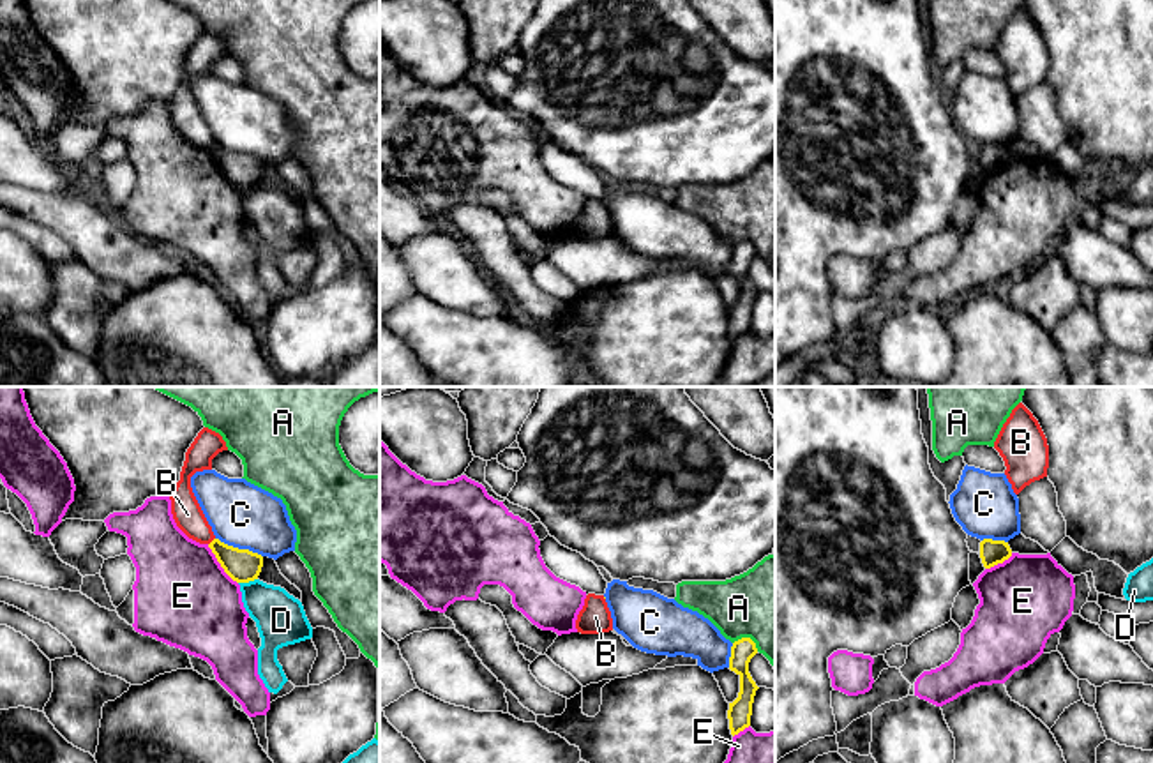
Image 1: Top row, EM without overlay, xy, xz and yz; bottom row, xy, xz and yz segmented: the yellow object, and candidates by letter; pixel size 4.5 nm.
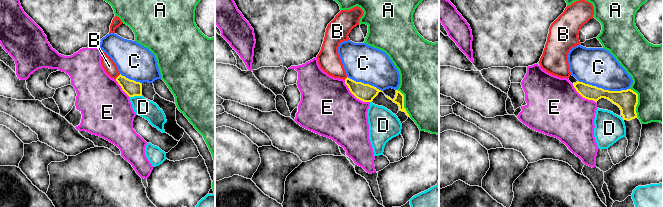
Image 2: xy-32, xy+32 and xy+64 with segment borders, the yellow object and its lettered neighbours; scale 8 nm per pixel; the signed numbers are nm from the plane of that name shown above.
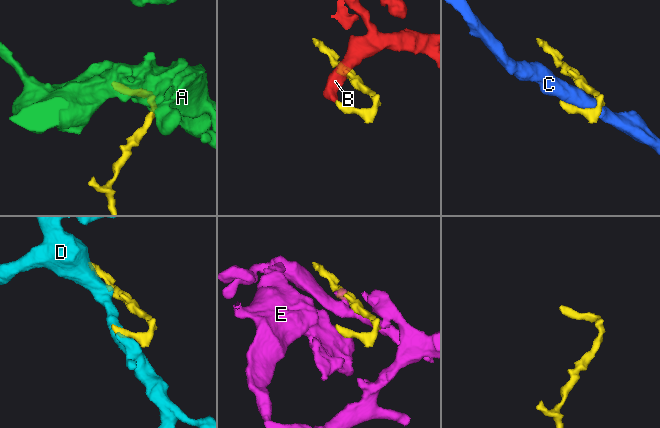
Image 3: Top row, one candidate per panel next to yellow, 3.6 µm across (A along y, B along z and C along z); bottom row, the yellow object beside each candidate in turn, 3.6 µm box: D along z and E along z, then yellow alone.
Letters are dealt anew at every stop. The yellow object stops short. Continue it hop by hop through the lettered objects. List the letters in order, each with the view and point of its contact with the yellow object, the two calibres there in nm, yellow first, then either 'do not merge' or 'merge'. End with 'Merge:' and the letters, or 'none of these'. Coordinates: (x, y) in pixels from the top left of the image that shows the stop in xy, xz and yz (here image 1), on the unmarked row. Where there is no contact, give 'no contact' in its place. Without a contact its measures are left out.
A: xz (747, 242) | 110/380 nm | do not merge
B: xy (212, 145) | 160/140 nm | do not merge
C: xy (237, 152) | 160/300 nm | do not merge
D: xy (248, 186) | 160/220 nm | do not merge
E: xy (219, 166) | 160/440 nm | do not merge
Merge: none of these

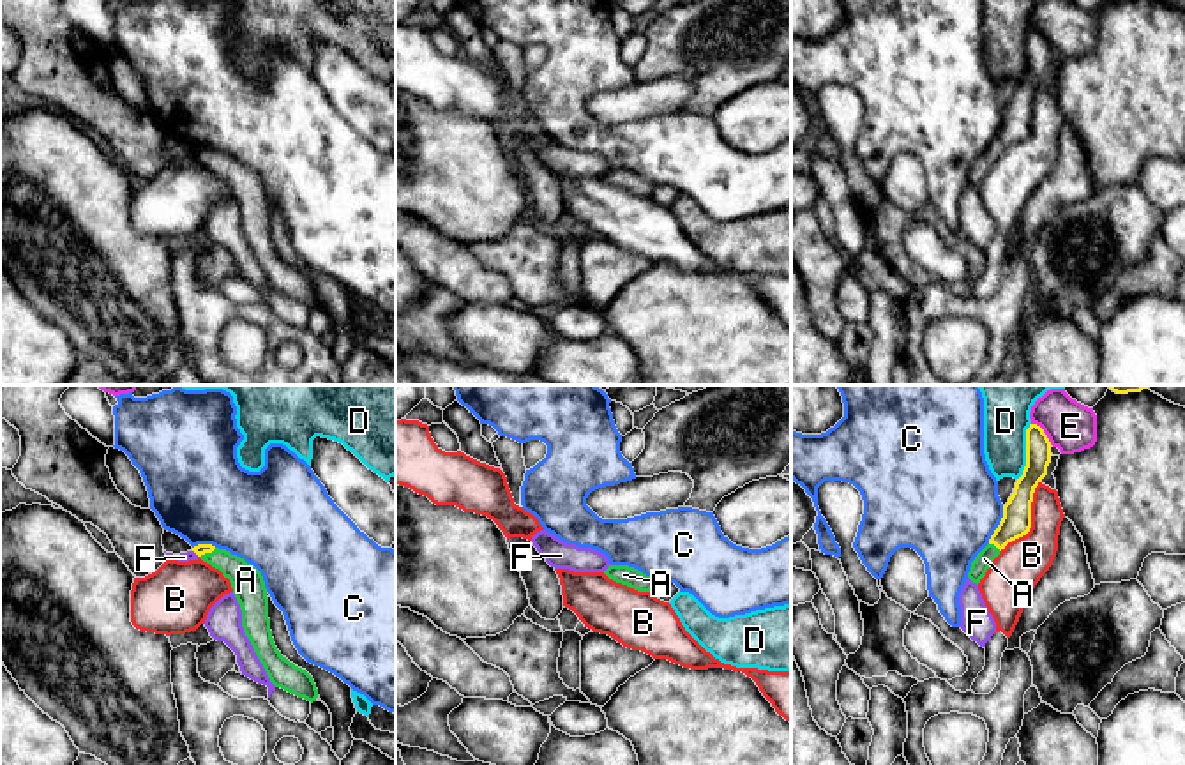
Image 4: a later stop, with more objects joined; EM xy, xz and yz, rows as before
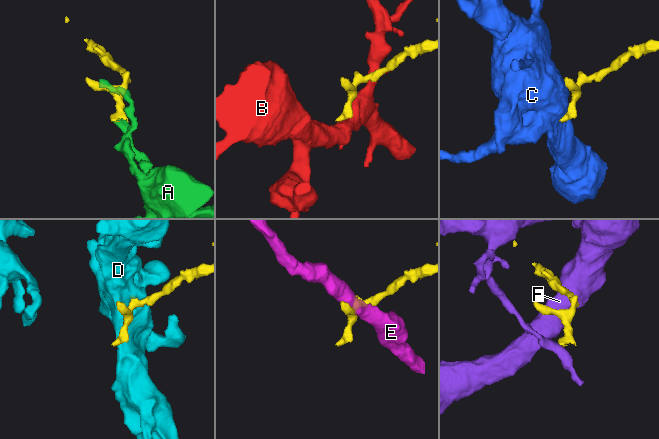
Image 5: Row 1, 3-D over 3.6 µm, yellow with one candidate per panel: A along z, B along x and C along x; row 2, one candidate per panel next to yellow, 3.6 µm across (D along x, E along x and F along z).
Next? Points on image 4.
A: xy (207, 156) | 50/150 nm | merge
B: yz (1030, 124) | 140/220 nm | do not merge
C: yz (998, 129) | 140/480 nm | do not merge
D: yz (1026, 55) | 110/200 nm | do not merge
E: yz (1044, 37) | 110/220 nm | do not merge
F: xy (195, 156) | 50/50 nm | do not merge
Merge: A

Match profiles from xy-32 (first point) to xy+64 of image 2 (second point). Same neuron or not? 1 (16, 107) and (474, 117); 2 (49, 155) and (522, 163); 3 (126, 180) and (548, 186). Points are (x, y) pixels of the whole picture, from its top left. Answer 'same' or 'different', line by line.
1: same
2: same
3: same

